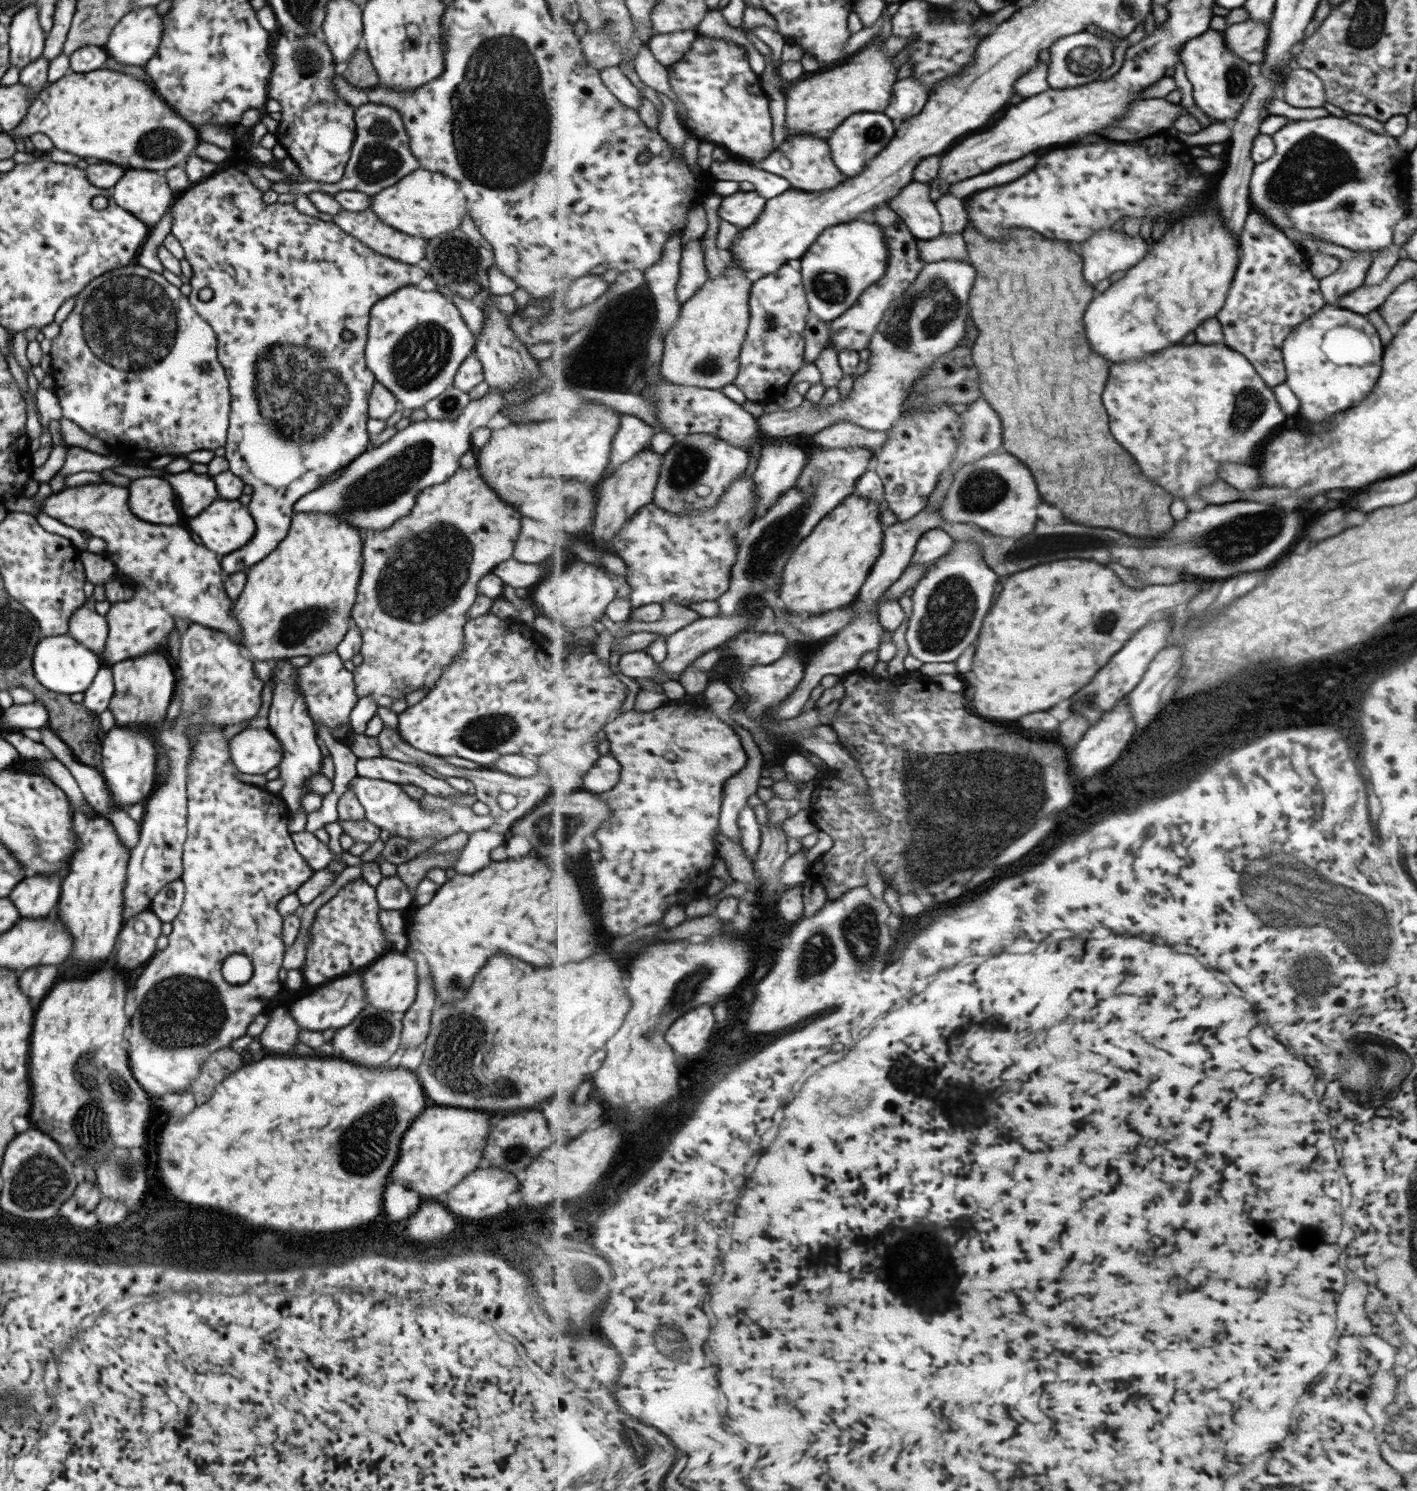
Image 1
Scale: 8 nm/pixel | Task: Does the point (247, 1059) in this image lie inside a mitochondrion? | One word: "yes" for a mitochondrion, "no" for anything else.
no

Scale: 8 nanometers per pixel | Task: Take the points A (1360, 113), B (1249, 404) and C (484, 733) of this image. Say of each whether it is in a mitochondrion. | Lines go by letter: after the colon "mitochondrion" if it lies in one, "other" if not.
A: other
B: mitochondrion
C: mitochondrion

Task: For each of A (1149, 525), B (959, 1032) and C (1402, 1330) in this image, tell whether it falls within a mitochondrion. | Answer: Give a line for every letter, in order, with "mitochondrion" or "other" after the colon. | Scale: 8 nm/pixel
A: mitochondrion
B: other
C: mitochondrion

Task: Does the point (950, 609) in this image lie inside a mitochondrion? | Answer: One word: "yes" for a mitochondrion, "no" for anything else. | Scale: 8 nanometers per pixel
yes

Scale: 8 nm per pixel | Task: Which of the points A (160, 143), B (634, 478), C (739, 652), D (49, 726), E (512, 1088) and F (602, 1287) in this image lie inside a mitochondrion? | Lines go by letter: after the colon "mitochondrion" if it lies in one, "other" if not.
A: mitochondrion
B: other
C: other
D: other
E: mitochondrion
F: mitochondrion

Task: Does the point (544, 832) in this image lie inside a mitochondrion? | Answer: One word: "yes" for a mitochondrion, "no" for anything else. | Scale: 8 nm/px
yes

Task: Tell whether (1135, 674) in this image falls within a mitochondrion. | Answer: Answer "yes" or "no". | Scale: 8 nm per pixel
no

